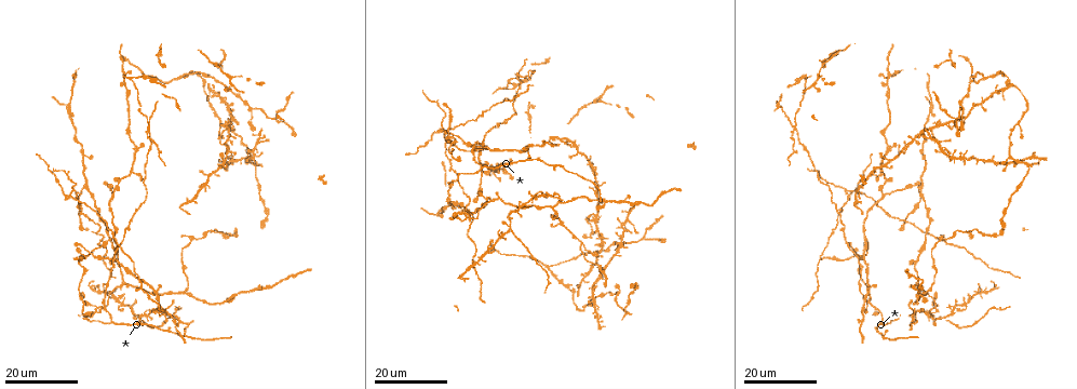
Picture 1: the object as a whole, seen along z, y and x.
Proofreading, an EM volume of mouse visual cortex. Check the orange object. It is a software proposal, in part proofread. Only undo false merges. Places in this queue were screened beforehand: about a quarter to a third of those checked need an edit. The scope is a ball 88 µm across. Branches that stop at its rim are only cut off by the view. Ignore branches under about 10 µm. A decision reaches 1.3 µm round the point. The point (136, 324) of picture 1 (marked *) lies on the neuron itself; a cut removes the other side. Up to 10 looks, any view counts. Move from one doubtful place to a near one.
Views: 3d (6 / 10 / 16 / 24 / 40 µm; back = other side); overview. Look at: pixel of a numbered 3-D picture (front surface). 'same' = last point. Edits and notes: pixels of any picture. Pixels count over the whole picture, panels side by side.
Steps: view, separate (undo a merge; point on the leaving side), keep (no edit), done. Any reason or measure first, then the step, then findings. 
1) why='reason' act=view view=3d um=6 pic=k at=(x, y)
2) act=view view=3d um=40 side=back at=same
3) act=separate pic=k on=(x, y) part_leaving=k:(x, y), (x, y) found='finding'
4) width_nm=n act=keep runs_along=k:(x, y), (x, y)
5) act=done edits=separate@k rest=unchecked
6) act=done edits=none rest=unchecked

why='arms part here' act=view view=3d um=24 pic=1 at=(69, 192)

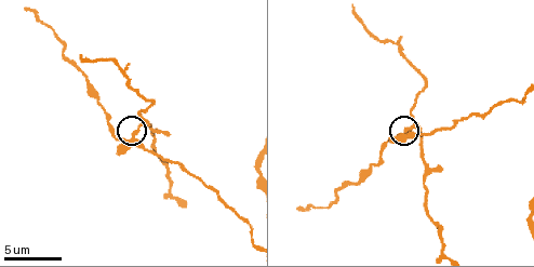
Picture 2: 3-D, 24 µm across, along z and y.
why='zoom in' act=view view=3d um=6 pic=2 at=(134, 136)

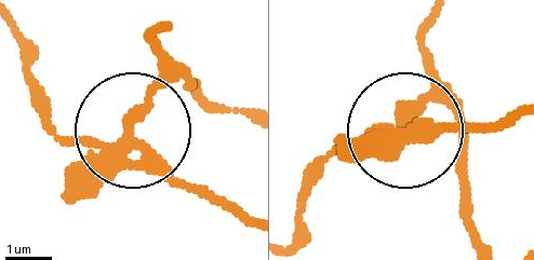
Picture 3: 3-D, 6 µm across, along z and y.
act=view view=3d um=6 side=back pic=3 at=(129, 125)

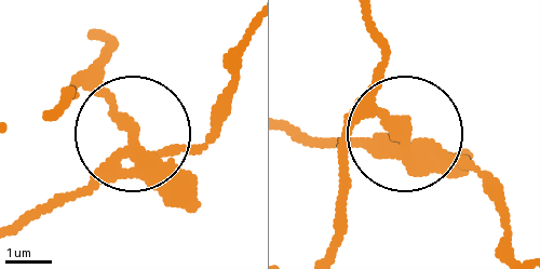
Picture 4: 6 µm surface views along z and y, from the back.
arms=3 act=separate pic=4 on=(206, 142) part_leaving=4:(142, 156), (110, 160), (17, 218) found='two neurons meet here'

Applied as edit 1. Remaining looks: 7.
why='see it whole again' act=view view=overview

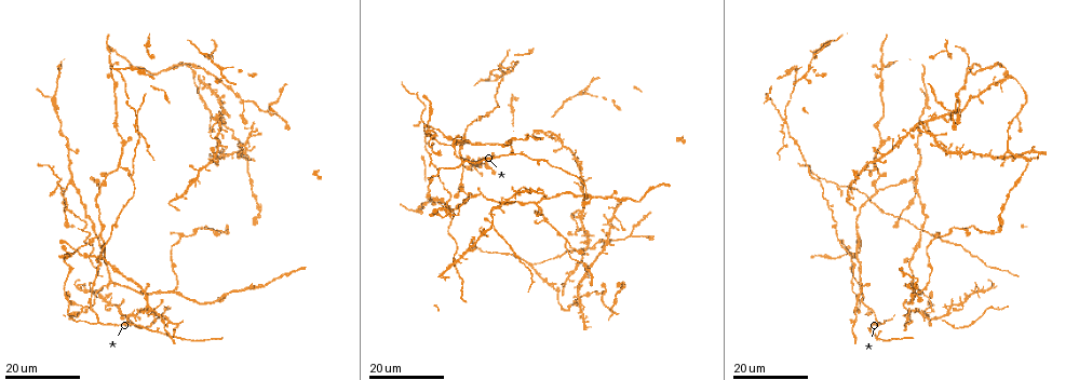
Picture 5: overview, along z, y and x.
why='two arms in line, one across' act=view view=3d um=24 pic=5 at=(859, 234)

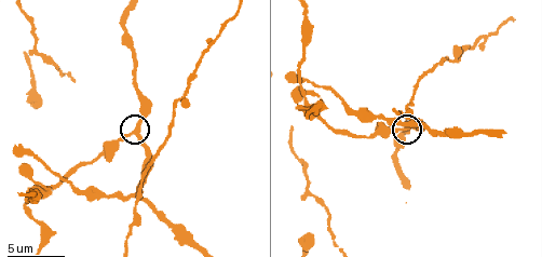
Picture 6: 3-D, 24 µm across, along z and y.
act=view view=3d um=6 pic=6 at=(134, 133)

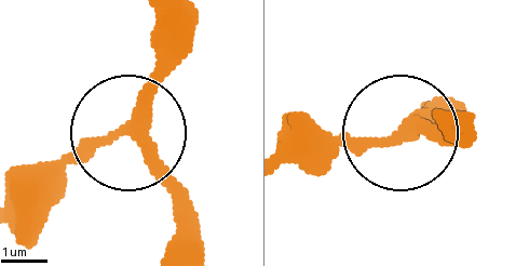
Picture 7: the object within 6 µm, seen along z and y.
side_arm_um=35 arms=3 act=keep found='continuous, no second neuron'

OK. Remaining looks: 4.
why='two arms at a narrow angle' act=view view=3d um=16 pic=6 at=(306, 106)

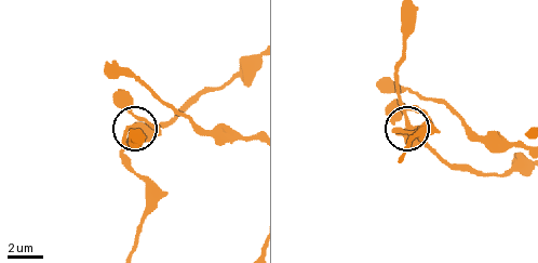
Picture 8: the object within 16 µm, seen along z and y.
side_arm_um=12 arms=4 act=keep found='all the same neuron'

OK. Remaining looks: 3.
why='four or more arms meet' act=view view=3d um=24 pic=5 at=(942, 318)

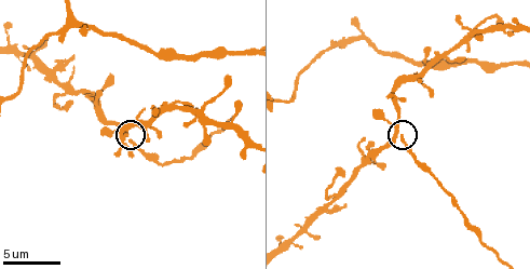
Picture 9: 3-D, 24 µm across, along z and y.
act=view view=3d um=6 pic=9 at=(397, 129)

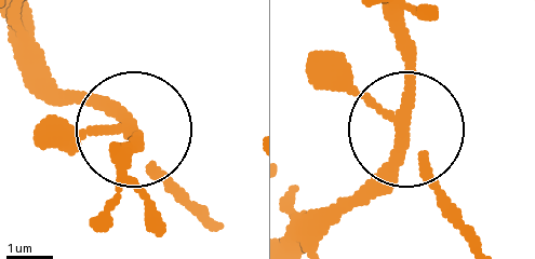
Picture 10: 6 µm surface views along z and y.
act=view view=3d um=6 side=back pic=10 at=(403, 134)

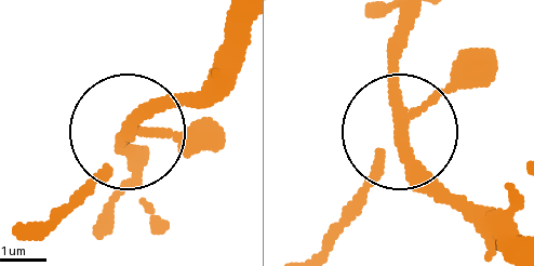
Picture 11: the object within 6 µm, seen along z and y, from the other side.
side_arm_um=26 act=keep found='one neuron here'

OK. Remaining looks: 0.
act=done edits=separate@4 rest=unchecked

